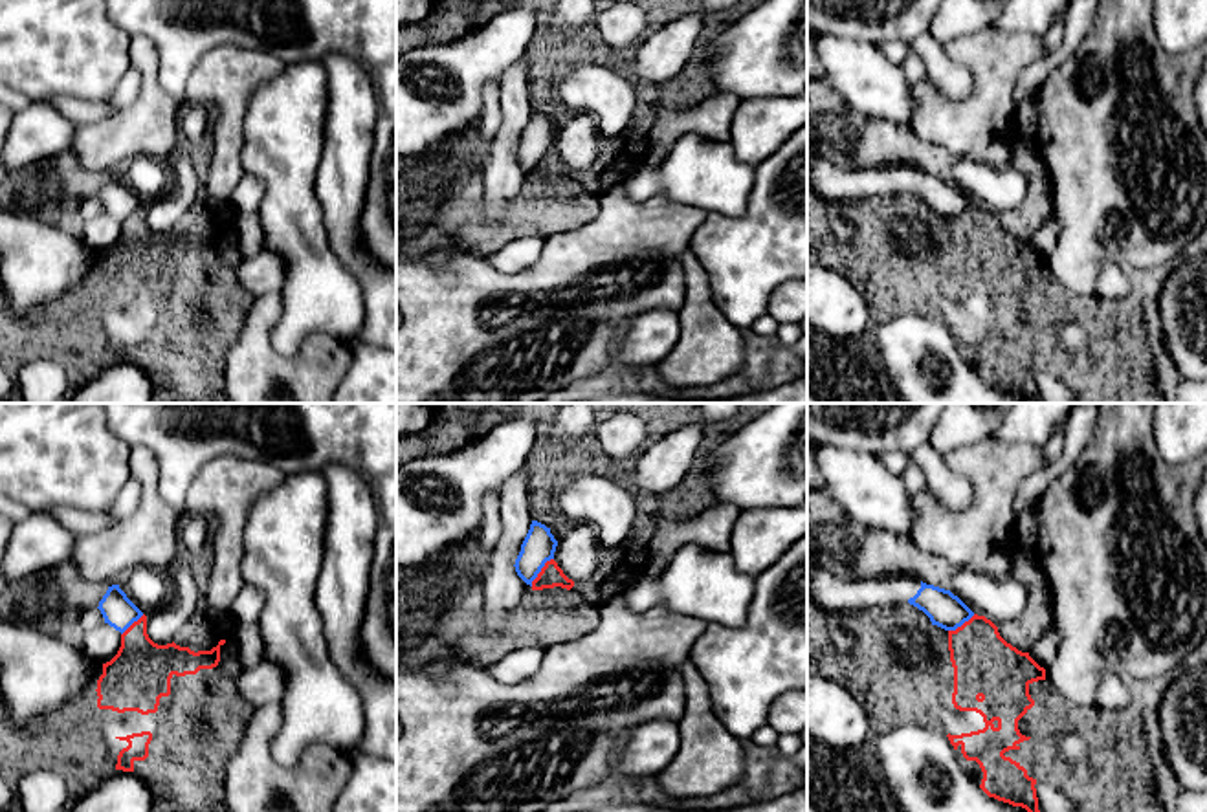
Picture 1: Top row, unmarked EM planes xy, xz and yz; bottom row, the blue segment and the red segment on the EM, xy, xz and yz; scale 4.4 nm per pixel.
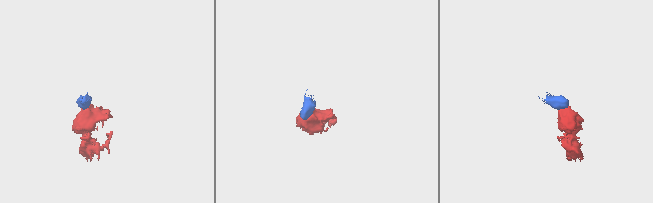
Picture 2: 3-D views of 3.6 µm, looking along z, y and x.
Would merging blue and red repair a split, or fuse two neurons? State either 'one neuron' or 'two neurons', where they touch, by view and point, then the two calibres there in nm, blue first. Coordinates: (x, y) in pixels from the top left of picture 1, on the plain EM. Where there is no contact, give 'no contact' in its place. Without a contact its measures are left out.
two neurons; meets blue in xz at (540, 160); 140 nm thick on the blue side, 100 nm on the other

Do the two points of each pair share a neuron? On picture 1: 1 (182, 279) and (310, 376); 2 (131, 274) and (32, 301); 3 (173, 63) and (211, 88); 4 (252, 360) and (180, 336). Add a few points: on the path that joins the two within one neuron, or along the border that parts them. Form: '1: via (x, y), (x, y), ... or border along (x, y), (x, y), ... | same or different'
1: border along (254, 297), (243, 329), (228, 349), (226, 365) | different
2: border along (94, 259), (55, 310), (41, 312), (33, 319) | different
3: border along (221, 44), (213, 46), (191, 70), (186, 101) | different
4: border along (246, 312), (241, 332), (228, 349), (222, 384) | different

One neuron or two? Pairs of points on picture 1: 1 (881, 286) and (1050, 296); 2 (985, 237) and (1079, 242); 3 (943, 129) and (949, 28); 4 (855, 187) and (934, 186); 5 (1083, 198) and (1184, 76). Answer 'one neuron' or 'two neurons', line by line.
1: one neuron
2: two neurons
3: two neurons
4: one neuron
5: one neuron

